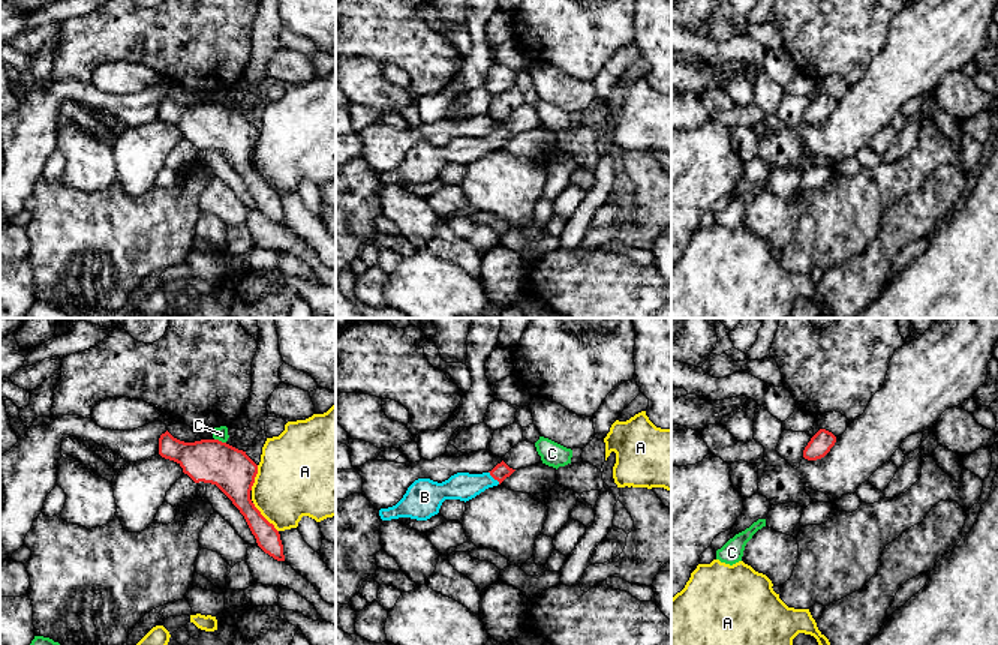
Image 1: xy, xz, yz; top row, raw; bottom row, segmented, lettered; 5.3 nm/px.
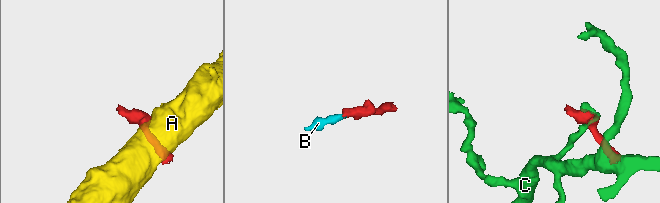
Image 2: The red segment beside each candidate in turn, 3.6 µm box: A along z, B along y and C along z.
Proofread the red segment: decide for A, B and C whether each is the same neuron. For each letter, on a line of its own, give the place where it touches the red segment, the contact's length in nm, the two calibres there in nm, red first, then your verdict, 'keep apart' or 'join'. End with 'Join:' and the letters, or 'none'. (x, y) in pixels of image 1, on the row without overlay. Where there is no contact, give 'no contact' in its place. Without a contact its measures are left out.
A: xy (264, 182) | 220 nm | 180/380 nm | keep apart
B: xz (493, 141) | 90 nm | 90/150 nm | join
C: xy (221, 105) | 70 nm | 240/70 nm | keep apart
Join: B

